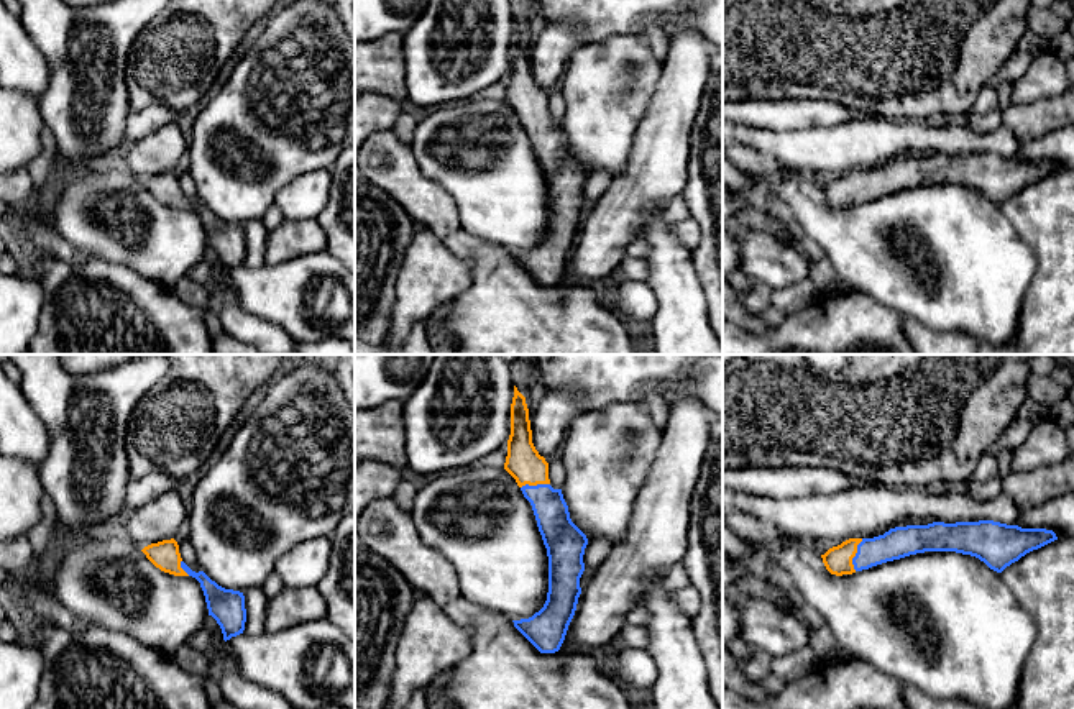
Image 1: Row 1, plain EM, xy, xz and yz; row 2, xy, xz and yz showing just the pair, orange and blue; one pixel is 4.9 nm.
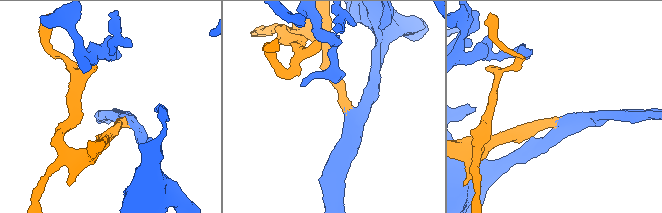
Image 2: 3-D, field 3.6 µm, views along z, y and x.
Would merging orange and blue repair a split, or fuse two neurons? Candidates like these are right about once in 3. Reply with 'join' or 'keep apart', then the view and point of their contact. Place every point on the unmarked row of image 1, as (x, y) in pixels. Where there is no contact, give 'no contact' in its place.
join; meets orange in yz at (854, 187)

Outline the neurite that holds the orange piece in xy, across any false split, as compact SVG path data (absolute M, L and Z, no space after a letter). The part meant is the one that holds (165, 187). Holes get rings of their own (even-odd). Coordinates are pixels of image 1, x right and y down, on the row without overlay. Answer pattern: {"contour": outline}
{"contour": "M174 171L151 176L141 184L161 204L174 208L192 208L200 215L209 248L220 258L225 274L243 266L246 254L243 225L218 218L204 204L192 204L182 194L179 177Z"}

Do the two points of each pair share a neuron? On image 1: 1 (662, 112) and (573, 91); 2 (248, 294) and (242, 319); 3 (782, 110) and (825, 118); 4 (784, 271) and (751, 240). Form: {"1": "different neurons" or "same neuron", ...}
{"1": "different neurons", "2": "different neurons", "3": "same neuron", "4": "same neuron"}

